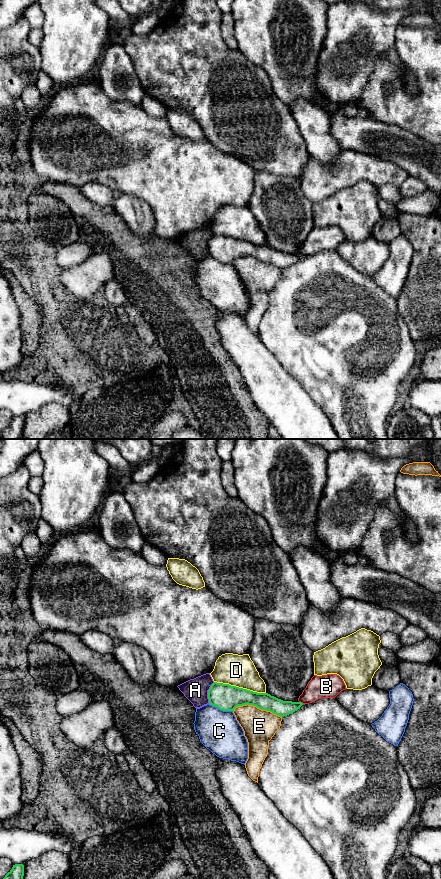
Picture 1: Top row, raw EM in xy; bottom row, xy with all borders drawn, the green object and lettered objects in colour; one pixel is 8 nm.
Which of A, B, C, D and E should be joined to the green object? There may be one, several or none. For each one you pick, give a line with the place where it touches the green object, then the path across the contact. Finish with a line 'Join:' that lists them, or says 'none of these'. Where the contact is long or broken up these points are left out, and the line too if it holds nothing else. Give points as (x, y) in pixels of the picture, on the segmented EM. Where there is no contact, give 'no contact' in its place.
Join: none of these

